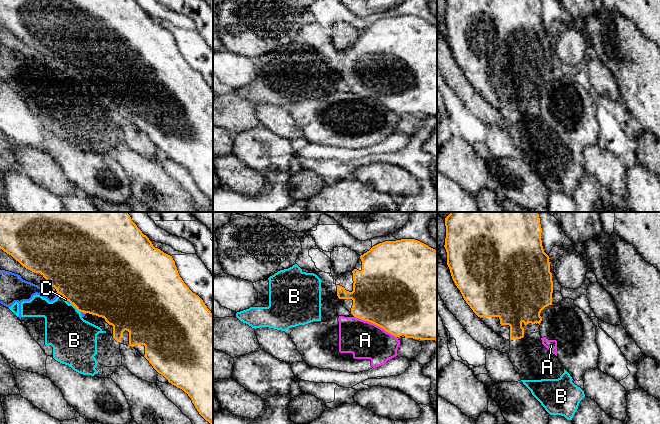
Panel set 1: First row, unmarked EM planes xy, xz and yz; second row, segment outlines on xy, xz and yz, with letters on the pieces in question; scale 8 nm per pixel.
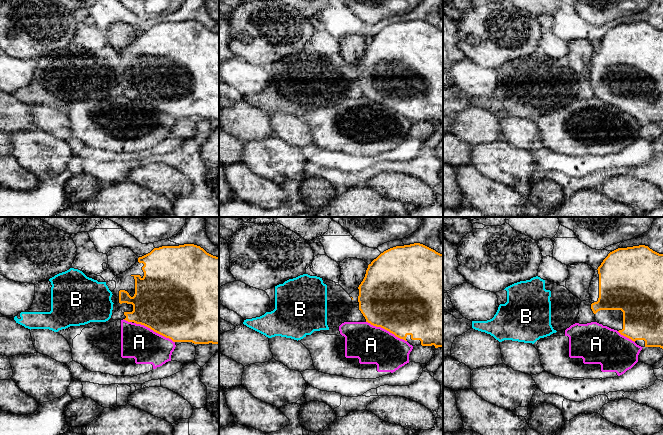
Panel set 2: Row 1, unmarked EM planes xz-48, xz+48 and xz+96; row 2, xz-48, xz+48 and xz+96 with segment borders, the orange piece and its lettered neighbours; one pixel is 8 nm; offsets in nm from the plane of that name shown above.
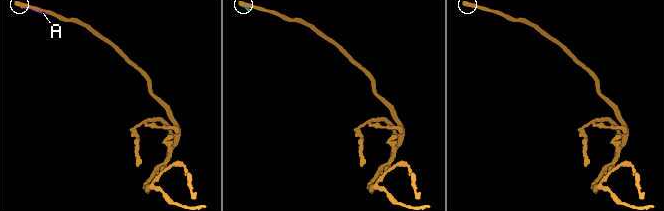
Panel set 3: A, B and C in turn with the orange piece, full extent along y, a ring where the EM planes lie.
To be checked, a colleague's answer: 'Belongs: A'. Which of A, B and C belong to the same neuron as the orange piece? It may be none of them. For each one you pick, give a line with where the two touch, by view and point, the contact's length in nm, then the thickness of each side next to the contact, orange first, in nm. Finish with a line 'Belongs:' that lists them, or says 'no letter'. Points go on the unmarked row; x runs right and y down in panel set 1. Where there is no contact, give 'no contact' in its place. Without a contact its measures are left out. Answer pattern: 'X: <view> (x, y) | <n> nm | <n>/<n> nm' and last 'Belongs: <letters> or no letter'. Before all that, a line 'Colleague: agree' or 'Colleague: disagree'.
Colleague: disagree
Belongs: no letter

